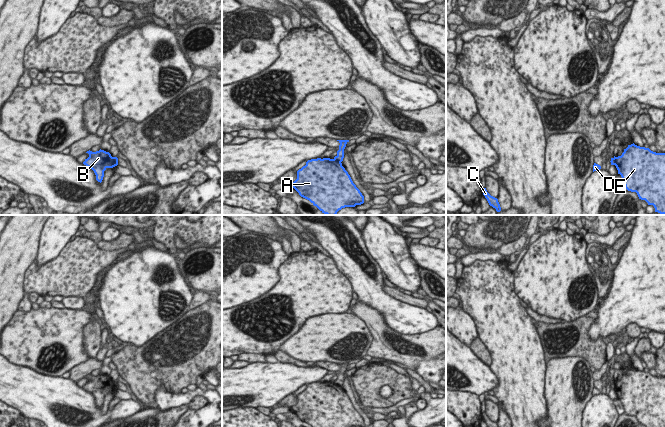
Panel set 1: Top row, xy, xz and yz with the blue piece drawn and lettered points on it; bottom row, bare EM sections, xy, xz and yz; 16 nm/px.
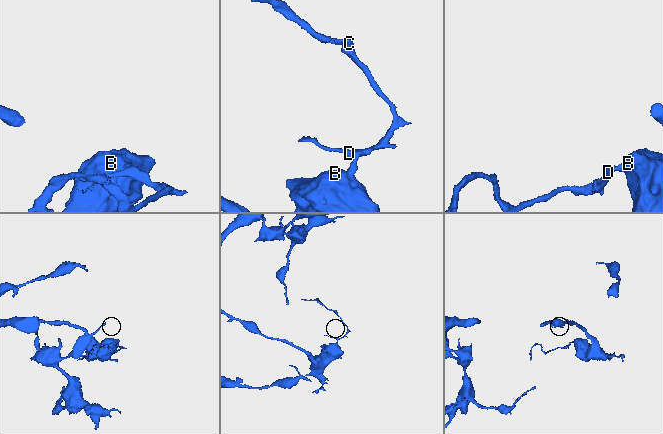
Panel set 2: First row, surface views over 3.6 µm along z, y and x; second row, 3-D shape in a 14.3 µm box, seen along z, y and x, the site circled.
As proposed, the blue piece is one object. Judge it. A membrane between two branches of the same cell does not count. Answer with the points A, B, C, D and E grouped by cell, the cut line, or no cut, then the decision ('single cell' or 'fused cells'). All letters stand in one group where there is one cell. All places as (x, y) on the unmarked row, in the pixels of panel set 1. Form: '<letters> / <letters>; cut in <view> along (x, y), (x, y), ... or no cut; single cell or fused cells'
A B E / C D; cut in xz along (333, 383), (340, 386); fused cells

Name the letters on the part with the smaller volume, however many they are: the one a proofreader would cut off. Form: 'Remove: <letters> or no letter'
Remove: C, D.

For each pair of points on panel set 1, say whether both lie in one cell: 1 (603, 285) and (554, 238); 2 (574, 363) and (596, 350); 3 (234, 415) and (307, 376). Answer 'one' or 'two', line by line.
1: two
2: two
3: two

